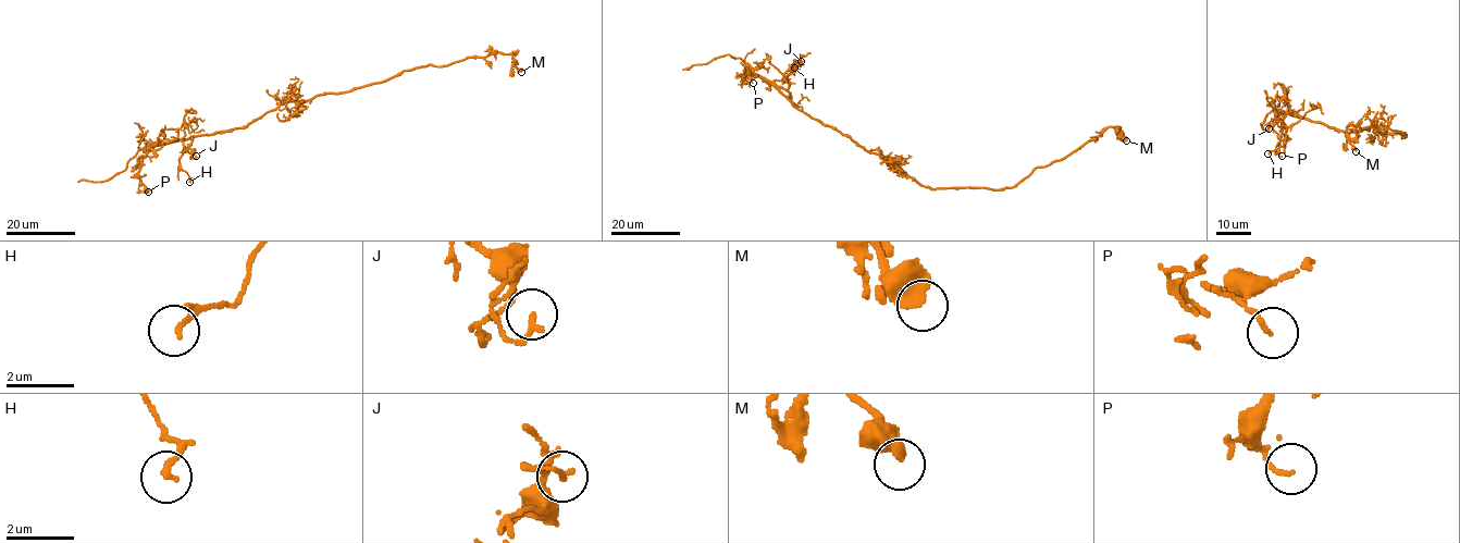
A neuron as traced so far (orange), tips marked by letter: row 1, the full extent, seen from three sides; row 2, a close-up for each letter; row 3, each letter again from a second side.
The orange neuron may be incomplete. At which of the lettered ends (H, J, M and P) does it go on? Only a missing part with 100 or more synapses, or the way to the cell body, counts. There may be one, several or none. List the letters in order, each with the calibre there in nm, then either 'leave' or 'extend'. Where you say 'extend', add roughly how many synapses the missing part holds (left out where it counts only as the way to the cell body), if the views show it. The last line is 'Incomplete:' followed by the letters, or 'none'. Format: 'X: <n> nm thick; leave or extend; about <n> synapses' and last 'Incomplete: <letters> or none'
H: 130 nm thick; leave
J: 150 nm thick; leave
M: 480 nm thick; leave
P: 110 nm thick; leave
Incomplete: none

